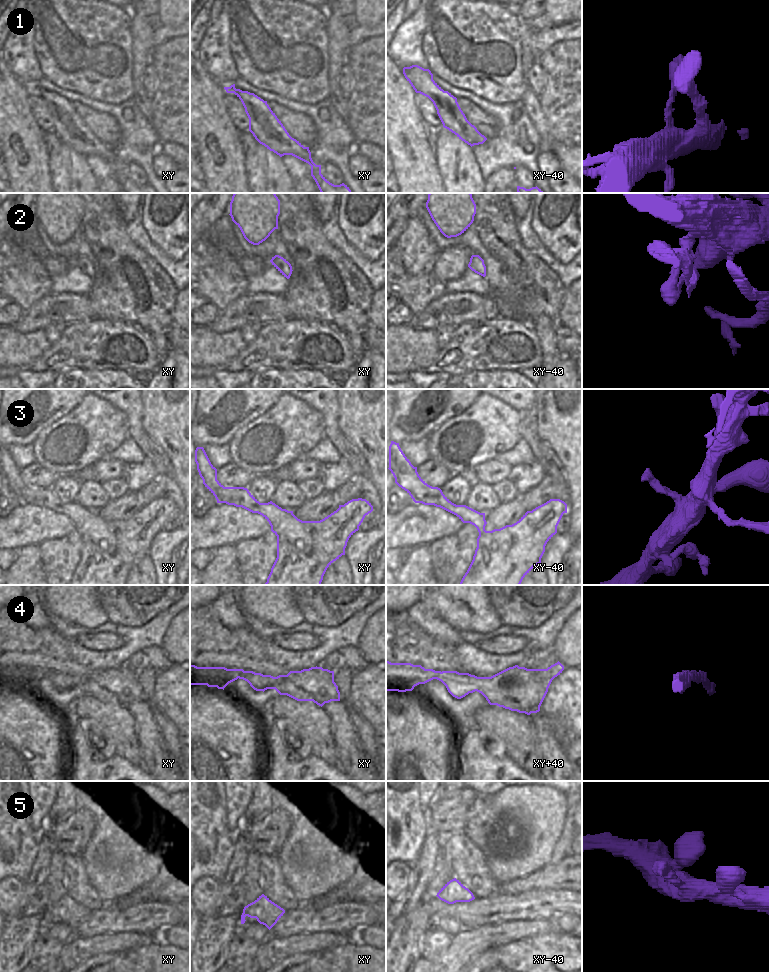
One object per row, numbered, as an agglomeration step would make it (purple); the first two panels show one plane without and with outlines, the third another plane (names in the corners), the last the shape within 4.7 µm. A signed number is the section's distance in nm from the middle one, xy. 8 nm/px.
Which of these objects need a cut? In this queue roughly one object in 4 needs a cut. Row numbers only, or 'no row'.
1, 2

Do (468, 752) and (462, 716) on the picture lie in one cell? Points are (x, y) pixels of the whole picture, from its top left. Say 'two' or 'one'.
two

